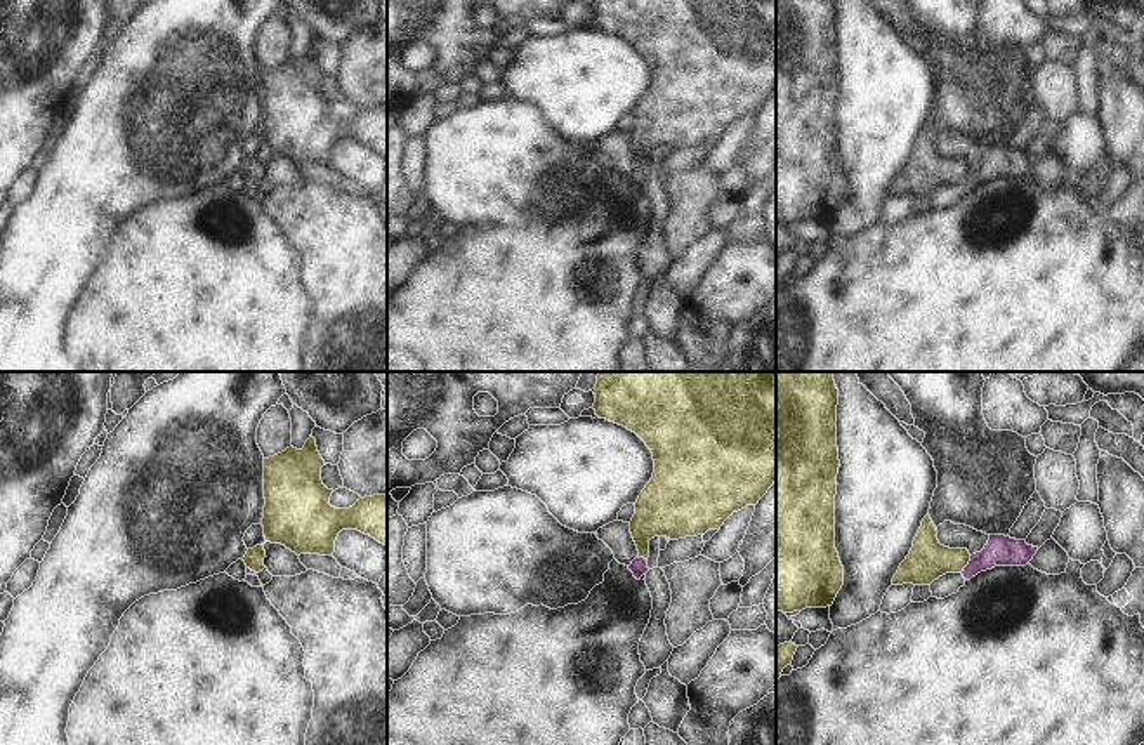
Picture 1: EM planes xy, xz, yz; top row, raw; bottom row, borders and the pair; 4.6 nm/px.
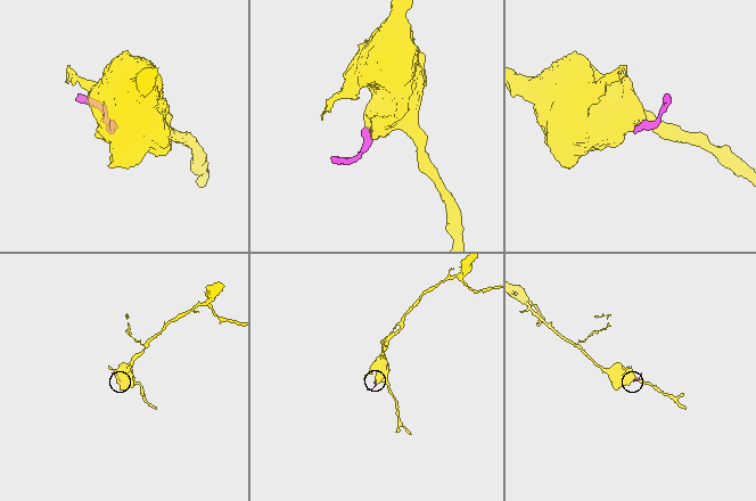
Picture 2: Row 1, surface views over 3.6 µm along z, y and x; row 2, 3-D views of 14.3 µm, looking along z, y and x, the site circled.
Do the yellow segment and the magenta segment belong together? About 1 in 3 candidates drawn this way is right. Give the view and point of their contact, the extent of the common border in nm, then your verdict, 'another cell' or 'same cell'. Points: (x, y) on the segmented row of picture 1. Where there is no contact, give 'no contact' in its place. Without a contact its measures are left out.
yz (967, 563) | 90 nm | another cell

